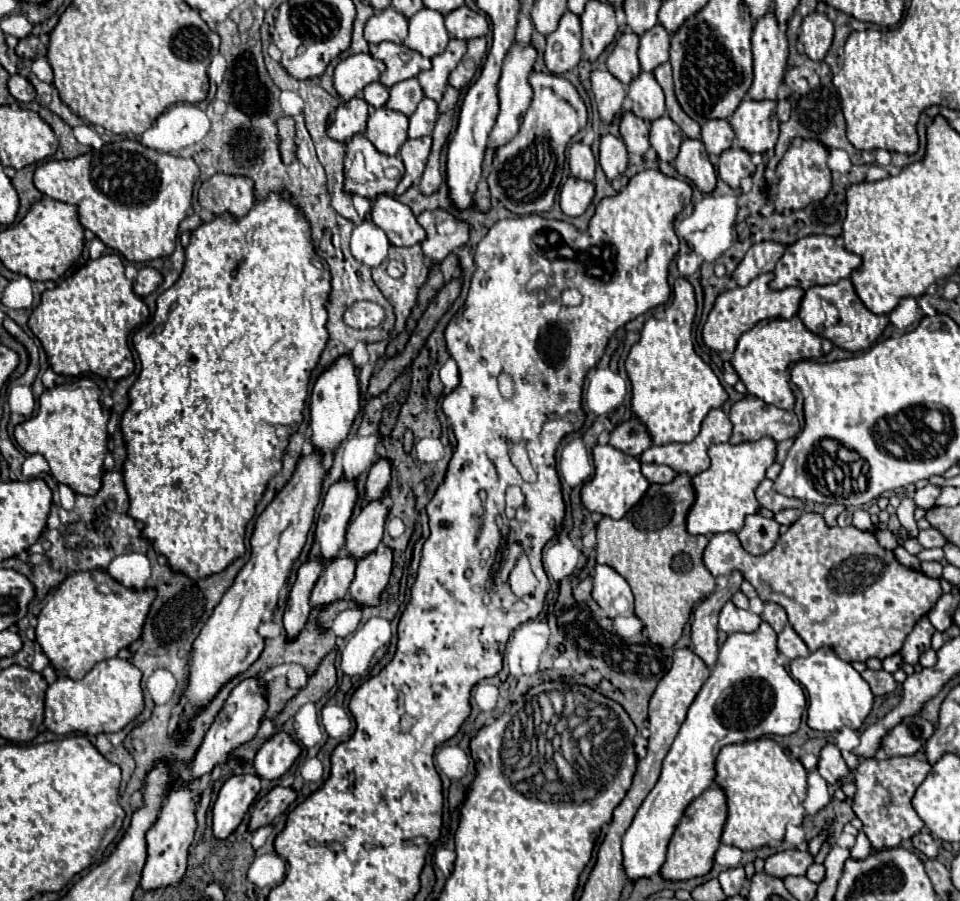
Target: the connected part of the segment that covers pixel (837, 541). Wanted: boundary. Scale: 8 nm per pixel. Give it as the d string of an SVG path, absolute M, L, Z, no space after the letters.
M802 512L800 520L794 522L788 532L780 536L776 546L762 556L748 554L734 532L714 534L704 550L704 564L714 576L730 576L734 570L742 570L744 578L756 588L760 600L776 602L788 612L792 628L800 634L810 652L830 646L846 662L866 662L868 658L882 660L900 652L914 624L928 614L942 596L938 580L900 566L894 554L884 550L872 532L862 532L854 526L828 528L824 518L814 512Z

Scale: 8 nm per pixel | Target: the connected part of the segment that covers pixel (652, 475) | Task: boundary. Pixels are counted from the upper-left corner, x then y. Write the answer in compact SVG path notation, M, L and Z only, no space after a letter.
M642 464L642 474L648 478L648 482L668 484L670 480L676 478L678 472L674 472L670 466L660 466L660 464Z

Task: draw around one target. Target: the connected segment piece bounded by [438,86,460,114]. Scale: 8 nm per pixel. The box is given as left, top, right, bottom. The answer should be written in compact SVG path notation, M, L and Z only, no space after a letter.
M448 86L446 92L444 92L444 98L438 102L438 112L442 114L442 112L452 110L452 108L458 104L458 98L460 98L460 94L458 94L452 86Z

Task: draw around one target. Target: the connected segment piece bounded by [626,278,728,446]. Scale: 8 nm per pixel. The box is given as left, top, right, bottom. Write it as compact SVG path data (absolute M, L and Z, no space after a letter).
M686 278L674 284L674 300L666 318L648 318L640 340L626 358L626 372L632 382L632 412L646 424L654 444L690 442L700 432L700 422L712 408L720 408L728 394L714 370L696 354L692 344L692 322L696 316L696 294Z

